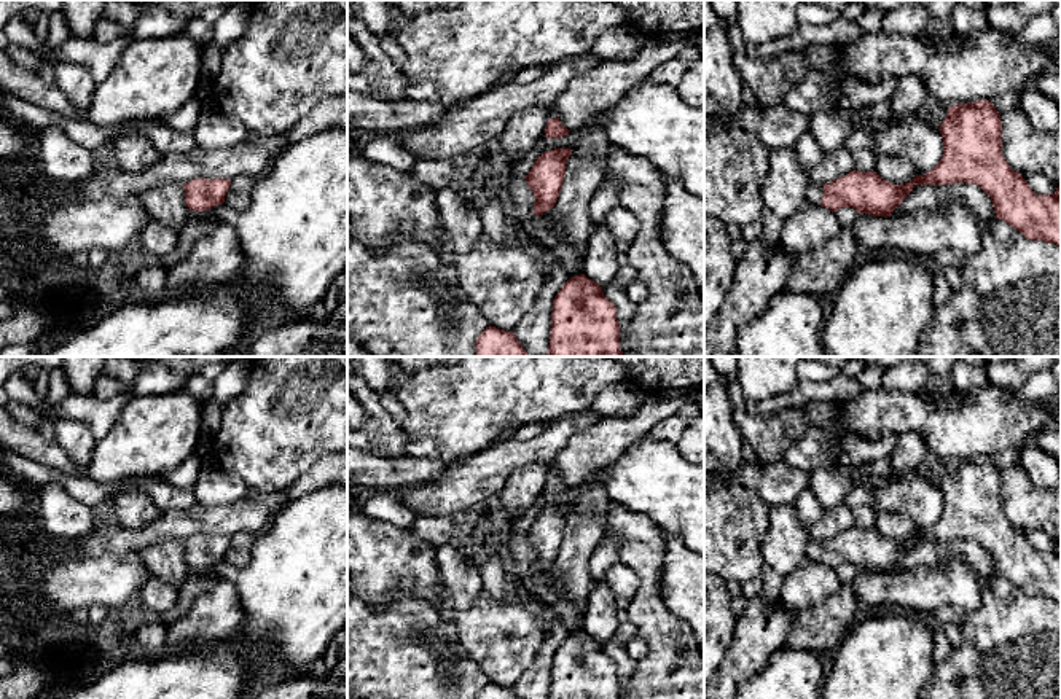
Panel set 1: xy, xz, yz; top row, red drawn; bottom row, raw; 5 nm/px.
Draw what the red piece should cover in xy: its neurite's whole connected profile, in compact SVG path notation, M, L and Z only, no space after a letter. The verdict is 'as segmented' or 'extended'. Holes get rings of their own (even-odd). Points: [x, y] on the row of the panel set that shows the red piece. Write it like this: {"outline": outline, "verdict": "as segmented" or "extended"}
{"outline": "M194 178L183 185L188 210L202 212L225 202L231 186L228 178Z", "verdict": "as segmented"}

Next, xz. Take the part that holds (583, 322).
{"outline": "M585 274L570 277L553 299L548 357L623 357L617 307Z", "verdict": "as segmented"}

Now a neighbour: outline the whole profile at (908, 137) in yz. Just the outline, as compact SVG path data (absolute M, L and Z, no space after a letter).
M891 116L887 129L875 135L875 153L906 158L918 175L924 175L940 162L943 139L918 116Z

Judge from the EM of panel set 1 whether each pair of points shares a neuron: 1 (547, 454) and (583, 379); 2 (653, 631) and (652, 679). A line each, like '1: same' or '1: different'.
1: different
2: same

